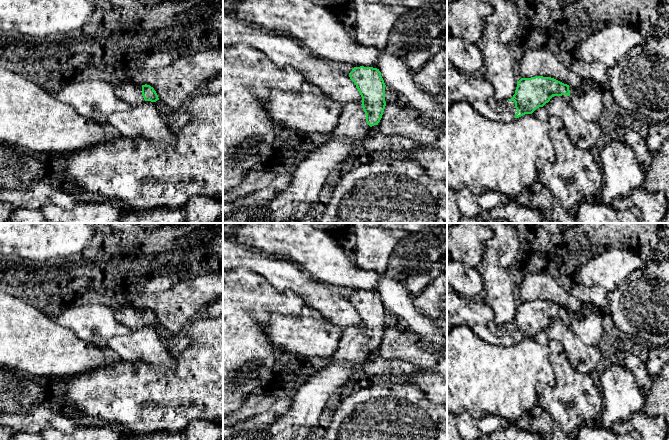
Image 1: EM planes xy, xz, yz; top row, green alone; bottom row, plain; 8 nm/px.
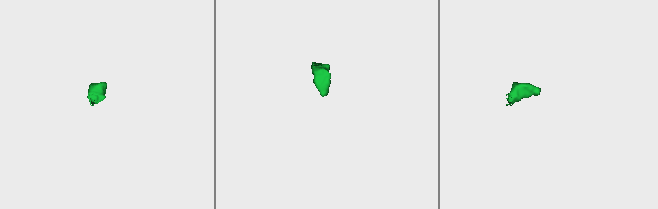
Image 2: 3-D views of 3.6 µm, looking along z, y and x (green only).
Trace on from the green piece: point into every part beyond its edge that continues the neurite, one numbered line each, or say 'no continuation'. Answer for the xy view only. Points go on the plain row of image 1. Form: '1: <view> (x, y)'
1: xy (131, 317)

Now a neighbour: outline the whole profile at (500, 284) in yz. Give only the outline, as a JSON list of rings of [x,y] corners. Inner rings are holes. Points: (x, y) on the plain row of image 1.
[[[487,247],[476,268],[482,276],[484,289],[480,297],[483,304],[493,310],[495,322],[499,325],[511,323],[517,311],[517,278],[499,263],[498,252]]]

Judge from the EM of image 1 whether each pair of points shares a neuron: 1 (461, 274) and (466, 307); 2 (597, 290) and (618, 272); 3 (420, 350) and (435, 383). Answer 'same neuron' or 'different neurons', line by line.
1: different neurons
2: different neurons
3: same neuron

